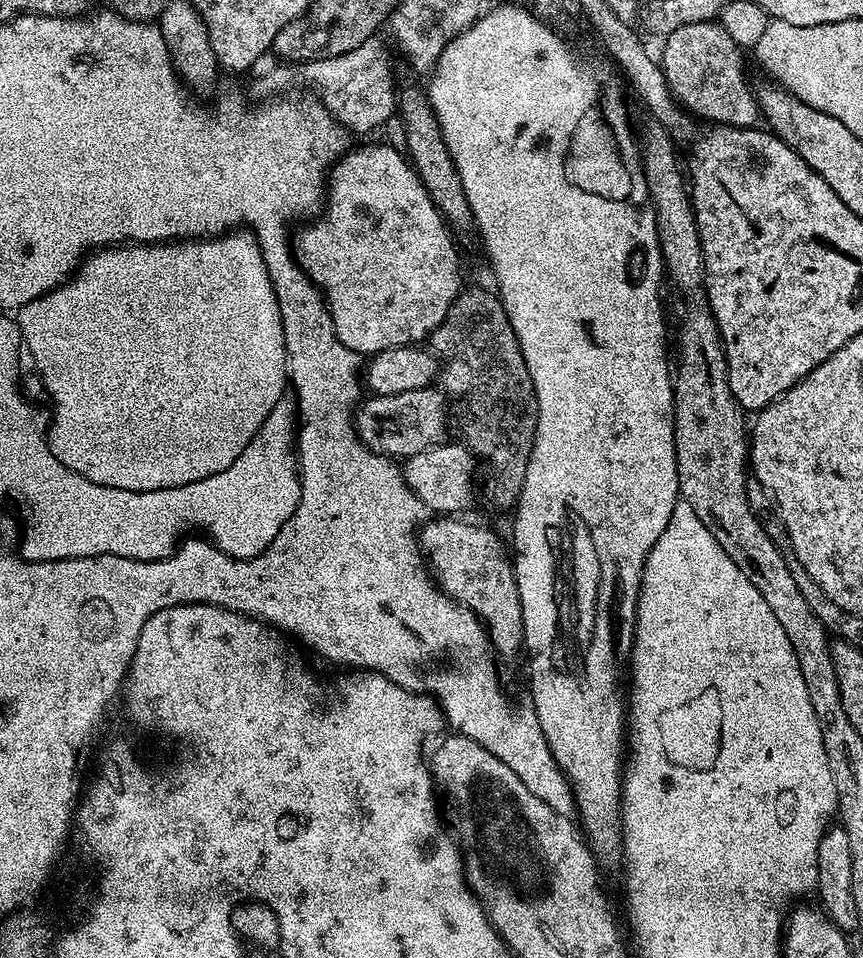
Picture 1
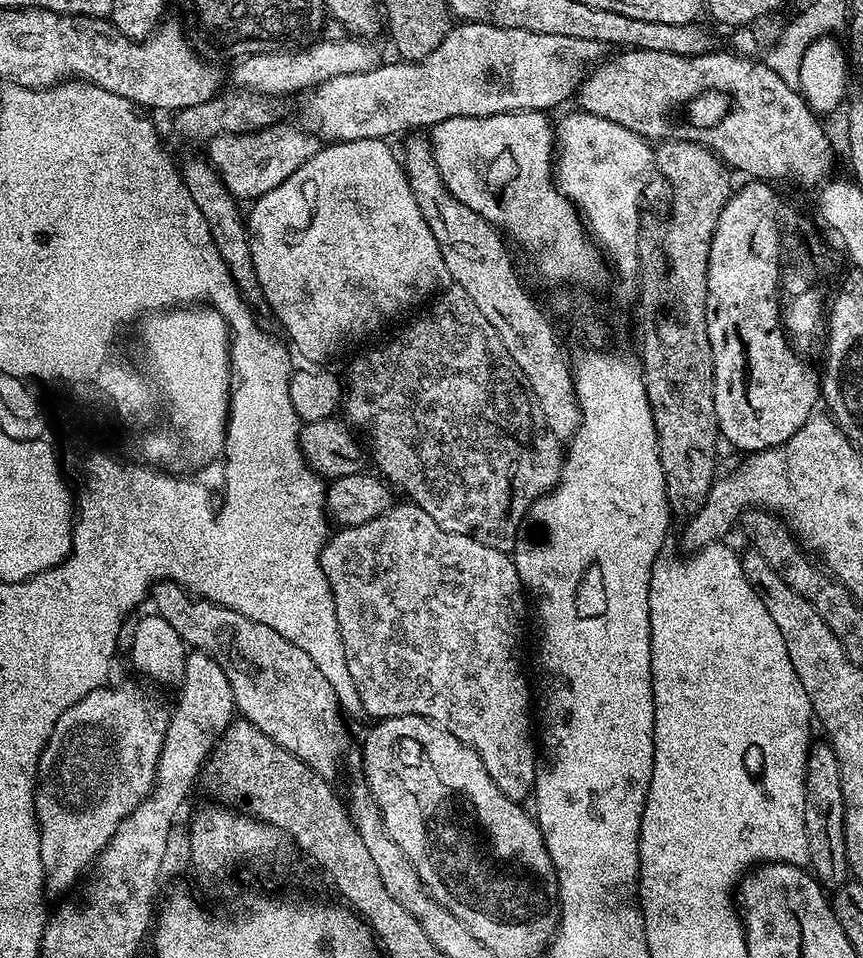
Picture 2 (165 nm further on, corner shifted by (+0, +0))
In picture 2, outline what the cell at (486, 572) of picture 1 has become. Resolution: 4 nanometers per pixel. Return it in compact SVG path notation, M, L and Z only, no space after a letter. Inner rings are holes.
M411 502L397 503L395 506L389 508L388 511L382 513L380 516L374 518L372 521L366 521L362 525L354 525L352 527L341 527L337 536L336 533L325 544L322 554L320 555L320 568L326 574L328 585L332 591L334 598L334 610L338 618L338 628L340 630L340 637L342 638L342 646L346 654L346 666L350 670L350 678L354 678L354 686L358 686L358 694L362 698L362 706L365 713L372 718L383 718L386 716L421 716L427 720L433 720L440 728L445 728L450 734L454 734L454 738L458 738L466 746L470 746L478 754L478 758L482 758L482 766L486 766L486 770L490 774L490 778L494 778L494 782L498 786L498 790L502 790L502 794L506 794L510 799L517 802L523 801L523 796L533 791L536 784L536 773L538 771L538 744L534 739L534 692L528 689L528 676L524 673L524 600L526 604L526 589L520 583L520 575L516 569L515 559L508 552L503 552L497 548L486 546L482 542L478 542L469 536L462 534L454 534L442 530L442 526L438 526L438 522L434 522L434 518L430 518L430 514L426 514L426 510L422 510L418 505Z

